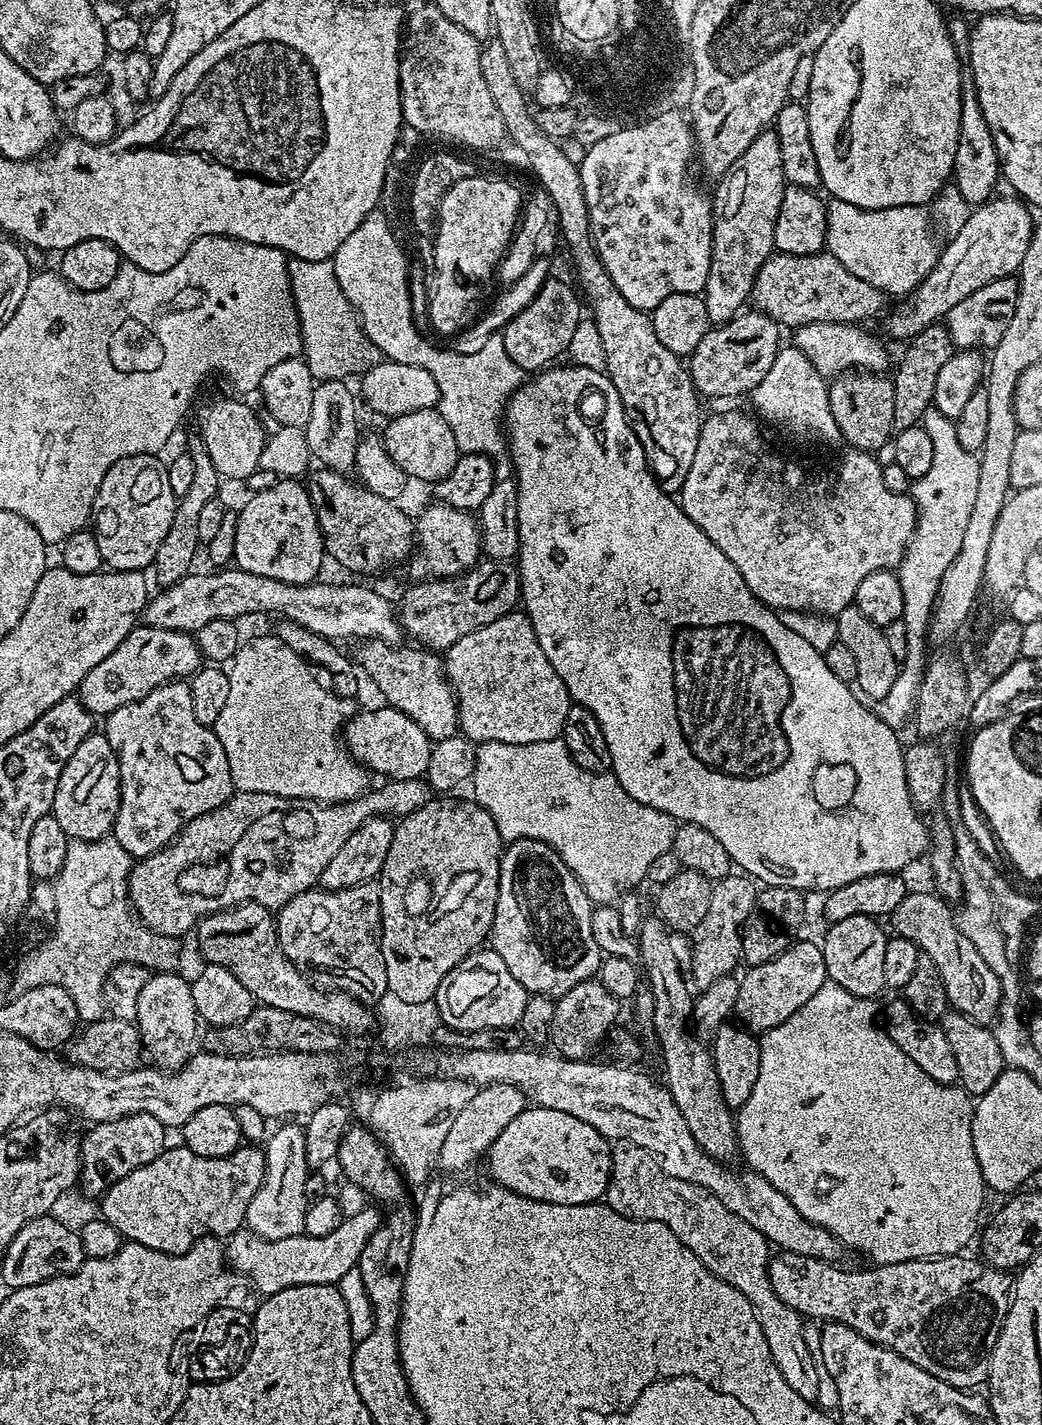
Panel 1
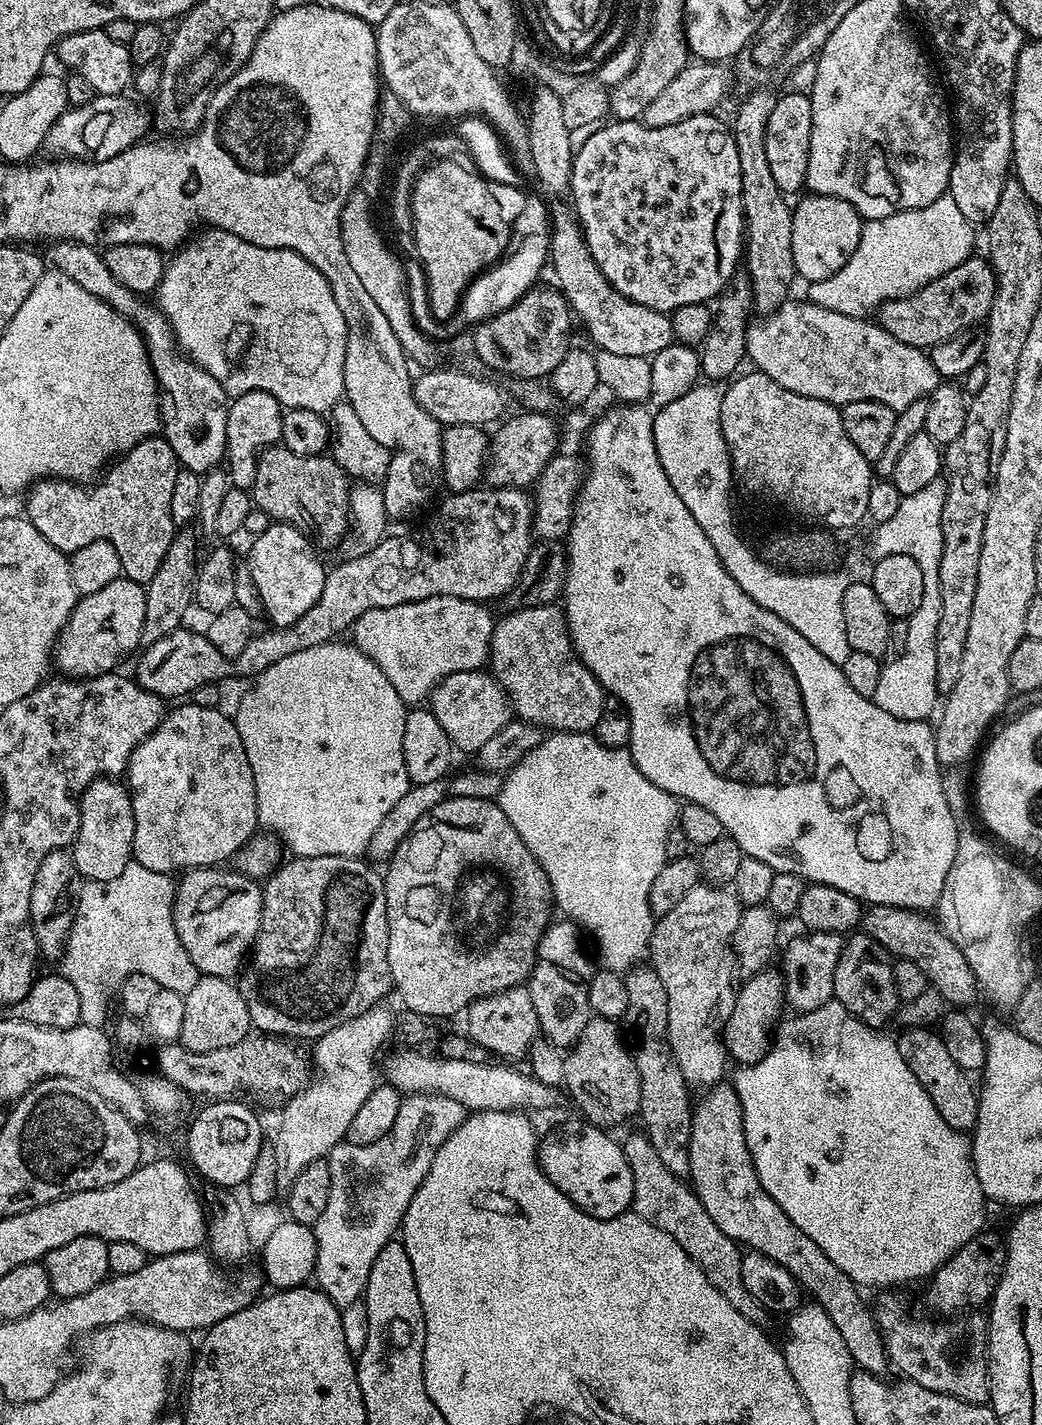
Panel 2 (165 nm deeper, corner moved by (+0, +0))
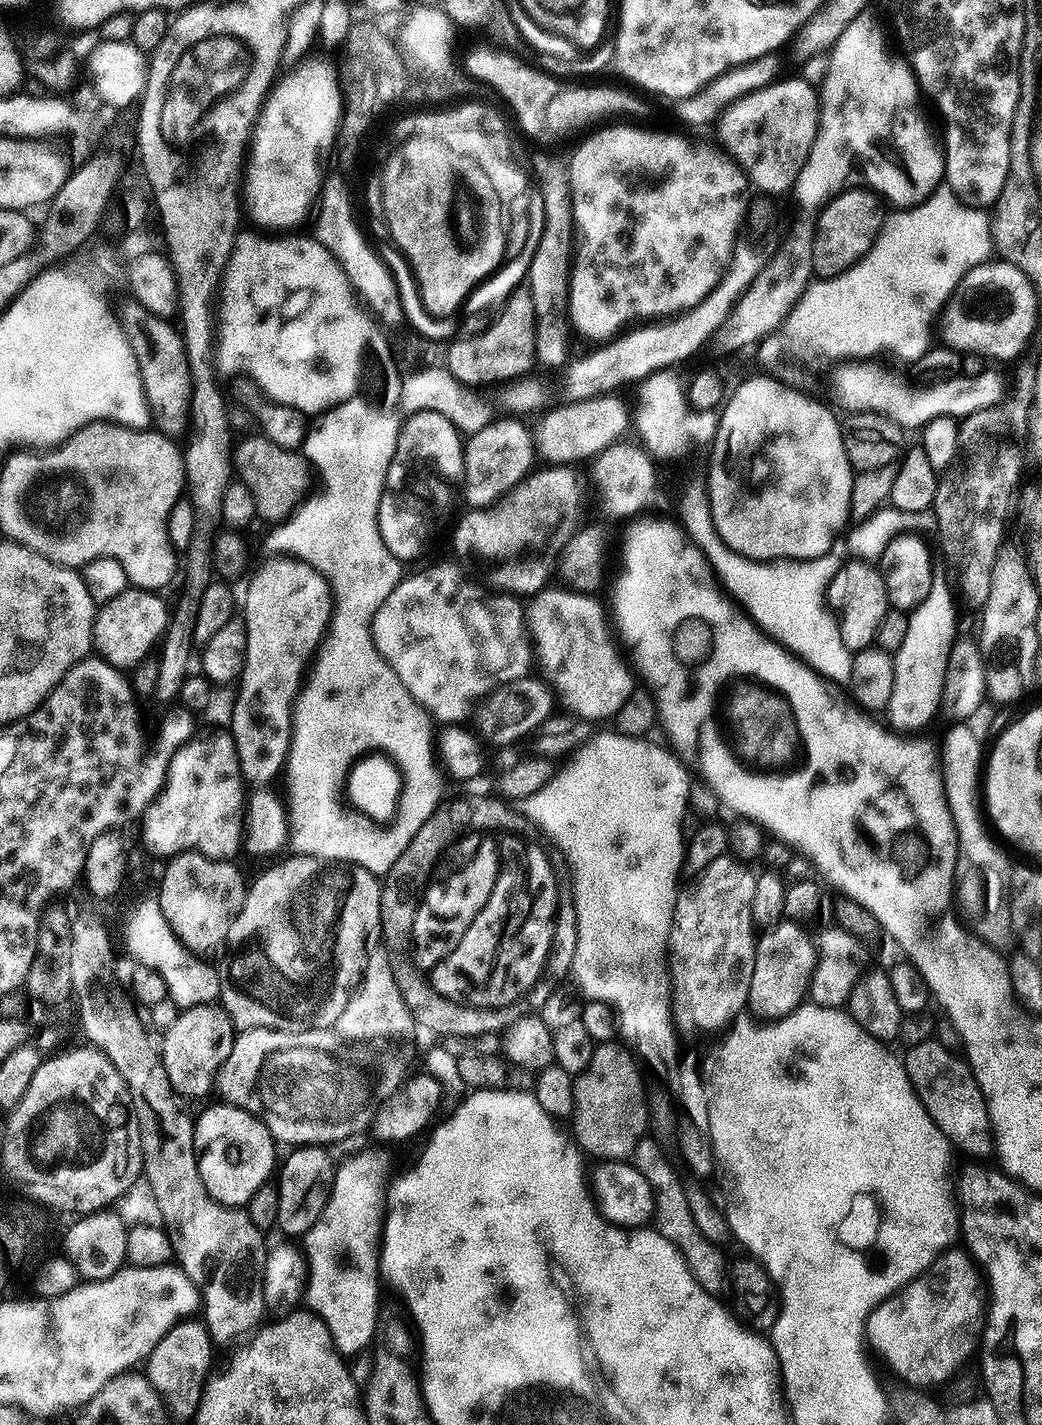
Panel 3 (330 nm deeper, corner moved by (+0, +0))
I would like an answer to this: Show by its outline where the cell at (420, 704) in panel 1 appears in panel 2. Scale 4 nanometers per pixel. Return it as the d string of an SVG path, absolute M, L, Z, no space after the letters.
M484 670L450 674L430 697L430 711L452 739L455 751L478 754L510 719L510 701L496 677Z

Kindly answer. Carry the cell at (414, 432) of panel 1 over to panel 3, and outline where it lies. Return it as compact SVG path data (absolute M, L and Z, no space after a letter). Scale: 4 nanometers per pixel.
M498 418L473 433L464 445L462 496L468 499L467 507L472 510L491 508L529 475L533 469L532 456L534 460L534 436L520 420Z

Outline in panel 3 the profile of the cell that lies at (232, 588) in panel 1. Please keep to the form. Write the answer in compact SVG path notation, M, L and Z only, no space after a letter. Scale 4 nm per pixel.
M432 564L429 568L424 568L421 572L416 572L413 576L405 575L394 590L390 590L390 598L382 602L378 608L372 623L372 641L374 642L378 654L388 663L390 670L406 686L406 690L417 700L424 709L427 710L433 721L439 722L444 726L460 726L465 723L464 719L472 712L472 707L479 705L489 694L496 691L498 685L512 684L515 680L523 680L529 675L528 672L534 668L534 645L529 631L529 622L526 619L526 608L515 595L503 590L491 590L487 592L480 584L468 580L464 573L464 568L460 564Z

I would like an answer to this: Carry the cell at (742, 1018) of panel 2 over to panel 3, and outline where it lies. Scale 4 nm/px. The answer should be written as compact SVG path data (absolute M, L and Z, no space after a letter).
M781 919L767 930L759 933L754 960L754 978L750 978L748 1003L761 1012L764 1018L788 1016L805 1003L812 986L812 976L816 973L818 944L808 937L803 923Z

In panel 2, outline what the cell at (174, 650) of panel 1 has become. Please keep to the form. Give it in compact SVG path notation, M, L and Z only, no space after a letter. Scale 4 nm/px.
M477 486L466 490L465 492L452 492L448 494L448 497L441 502L440 505L435 505L436 513L429 518L424 524L424 529L421 530L417 536L392 536L392 534L385 535L384 539L380 543L374 545L372 549L366 554L361 556L353 556L345 559L345 564L340 564L336 569L327 573L324 581L324 589L322 594L318 598L318 602L314 602L314 606L310 606L310 610L306 610L306 614L302 614L302 618L298 618L296 624L291 624L285 628L277 628L275 626L269 627L269 632L253 635L250 642L246 642L246 650L242 650L242 654L229 658L226 654L222 654L222 650L218 650L218 646L214 646L209 640L207 635L203 631L191 632L188 626L181 626L176 628L170 634L166 634L166 638L158 638L158 642L147 645L139 653L140 661L136 664L136 673L134 673L134 679L136 683L147 692L152 692L154 695L161 698L169 698L168 696L180 696L176 698L187 697L195 688L202 686L203 684L215 684L217 682L224 682L224 679L233 672L236 676L248 676L247 678L255 678L261 676L261 674L270 666L274 666L274 662L282 662L282 658L290 658L290 654L298 654L298 650L310 650L310 646L322 646L323 644L333 643L337 638L349 631L352 625L355 624L358 618L362 618L362 614L366 614L366 610L374 610L375 608L389 608L390 606L402 606L406 602L418 602L419 600L425 600L426 598L434 598L435 596L453 596L454 598L462 598L463 600L474 600L477 602L489 602L488 600L496 600L499 598L507 597L508 592L518 582L518 578L522 574L522 568L526 566L526 560L534 547L534 529L532 526L532 510L534 507L533 501L528 500L529 493L522 488L493 488L491 486Z

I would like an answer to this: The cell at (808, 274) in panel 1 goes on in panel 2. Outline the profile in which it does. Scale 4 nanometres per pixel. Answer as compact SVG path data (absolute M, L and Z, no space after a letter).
M969 258L934 278L926 286L922 286L911 296L899 296L897 300L886 300L878 309L878 323L899 341L908 343L914 348L931 350L935 344L941 344L951 338L959 336L961 332L971 329L972 324L987 321L988 312L996 297L996 273L987 259Z

